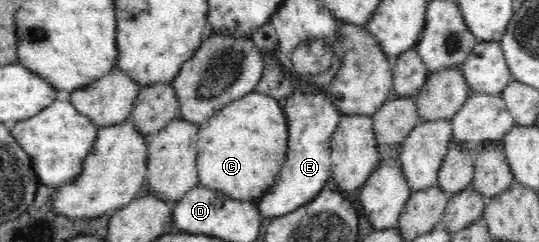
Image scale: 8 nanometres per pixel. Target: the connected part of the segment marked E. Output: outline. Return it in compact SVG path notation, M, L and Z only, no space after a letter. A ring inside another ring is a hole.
M292 92L284 105L284 113L288 131L289 144L286 154L286 163L276 179L276 183L264 197L256 204L261 217L285 216L293 213L314 200L318 193L325 189L326 182L333 173L330 157L330 141L336 131L340 112L336 109L330 97L324 93L298 93Z

